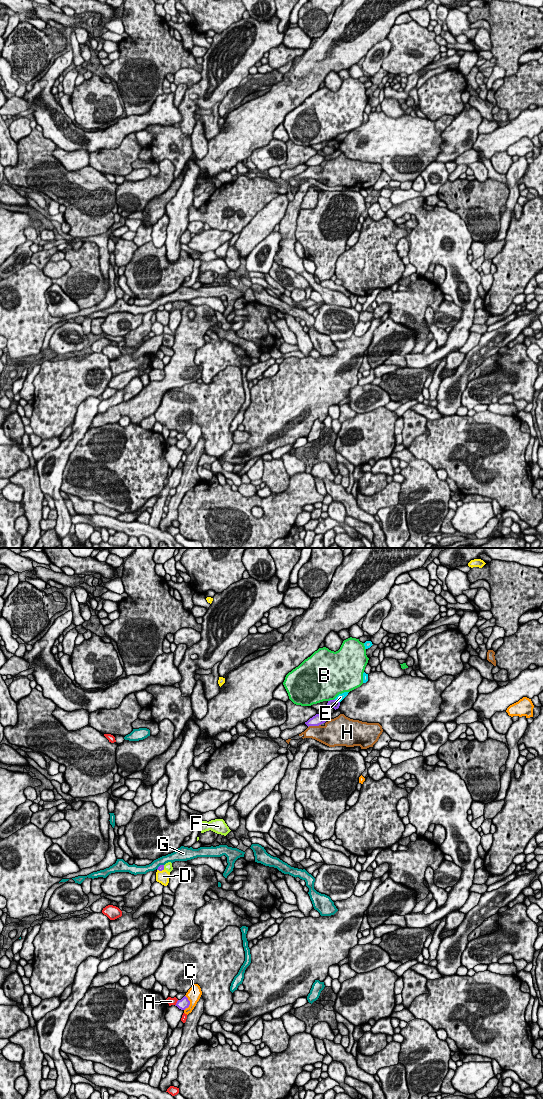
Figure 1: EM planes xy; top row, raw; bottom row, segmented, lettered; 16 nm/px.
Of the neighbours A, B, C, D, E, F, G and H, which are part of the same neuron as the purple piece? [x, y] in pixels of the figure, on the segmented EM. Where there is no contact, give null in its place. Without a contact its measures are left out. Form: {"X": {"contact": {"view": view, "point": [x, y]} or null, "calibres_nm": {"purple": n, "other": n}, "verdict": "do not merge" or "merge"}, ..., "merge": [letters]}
{"A": {"contact": {"view": "xy", "point": [176, 1003]}, "calibres_nm": {"purple": 170, "other": 130}, "verdict": "do not merge"}, "B": {"contact": {"view": "xy", "point": [331, 700]}, "calibres_nm": {"purple": 140, "other": 480}, "verdict": "do not merge"}, "C": {"contact": {"view": "xy", "point": [189, 1003]}, "calibres_nm": {"purple": 170, "other": 220}, "verdict": "do not merge"}, "D": {"contact": {"view": "xy", "point": [160, 870]}, "calibres_nm": {"purple": 90, "other": 200}, "verdict": "do not merge"}, "E": {"contact": {"view": "xy", "point": [336, 700]}, "calibres_nm": {"purple": 140, "other": 120}, "verdict": "do not merge"}, "F": {"contact": {"view": "xy", "point": [163, 867]}, "calibres_nm": {"purple": 90, "other": 130}, "verdict": "do not merge"}, "G": {"contact": {"view": "xy", "point": [159, 866]}, "calibres_nm": {"purple": 90, "other": 140}, "verdict": "do not merge"}, "H": {"contact": {"view": "xy", "point": [314, 725]}, "calibres_nm": {"purple": 170, "other": 300}, "verdict": "do not merge"}, "merge": []}

